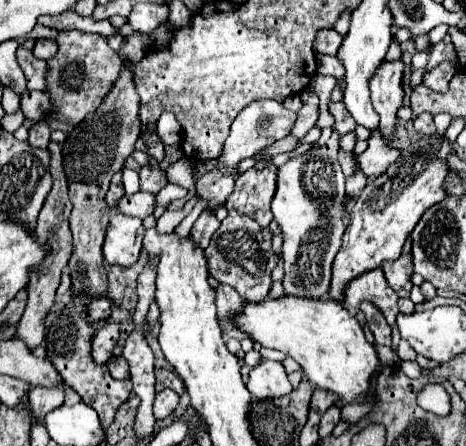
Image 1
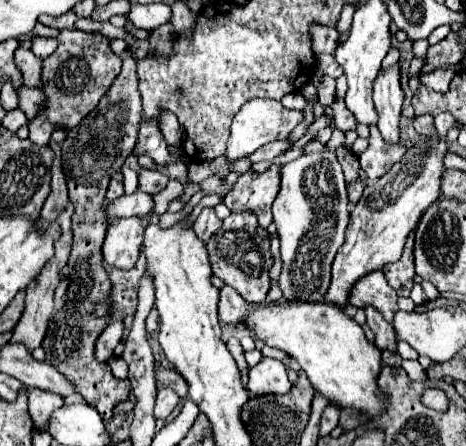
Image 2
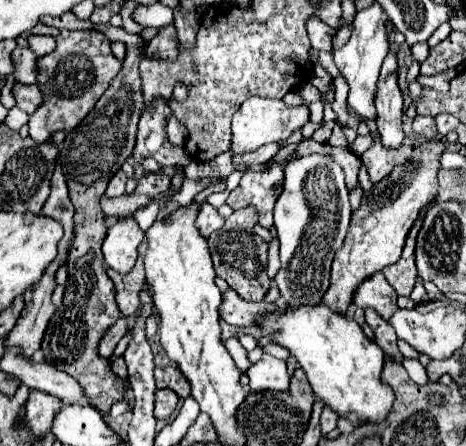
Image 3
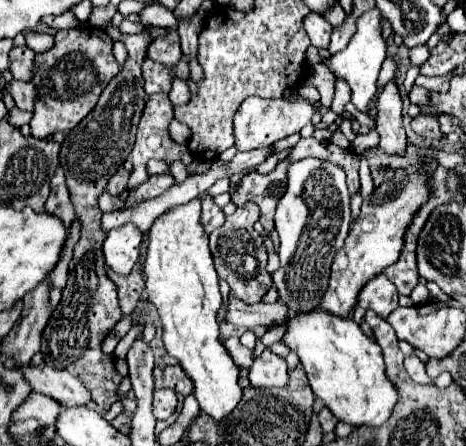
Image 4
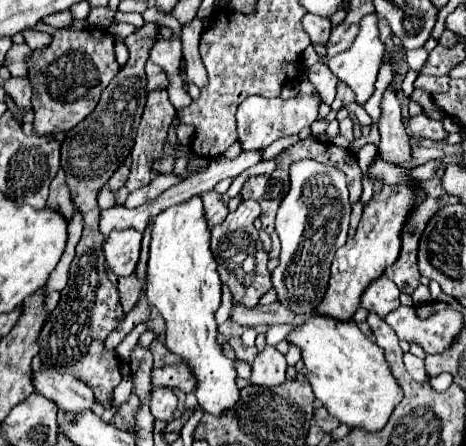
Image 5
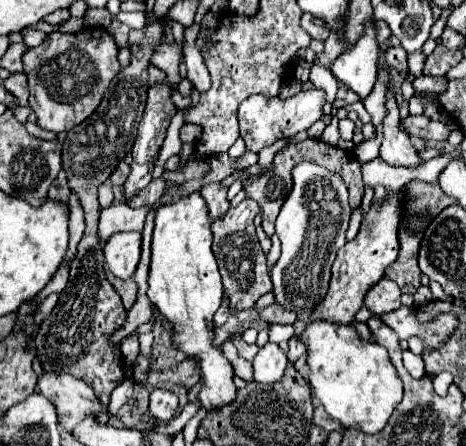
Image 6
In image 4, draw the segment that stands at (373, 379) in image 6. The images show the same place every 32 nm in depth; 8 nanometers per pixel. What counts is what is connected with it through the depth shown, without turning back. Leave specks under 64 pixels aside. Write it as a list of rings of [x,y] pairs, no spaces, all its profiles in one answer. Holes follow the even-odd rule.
[[[318,306],[310,312],[290,314],[284,320],[284,326],[286,326],[286,332],[282,336],[282,342],[298,354],[300,364],[308,376],[308,382],[310,382],[314,394],[324,402],[326,408],[330,408],[330,412],[336,418],[340,418],[352,426],[382,426],[388,420],[388,416],[398,400],[398,392],[384,374],[386,366],[384,366],[384,358],[382,358],[382,348],[374,340],[370,340],[352,318],[330,316],[330,312],[324,312],[324,308]]]

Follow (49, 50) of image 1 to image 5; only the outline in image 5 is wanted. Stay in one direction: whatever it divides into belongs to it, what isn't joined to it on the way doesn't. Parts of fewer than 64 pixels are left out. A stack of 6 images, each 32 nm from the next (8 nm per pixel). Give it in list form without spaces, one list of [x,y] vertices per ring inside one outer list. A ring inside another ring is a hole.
[[[24,30],[22,34],[24,34],[24,38],[26,38],[26,44],[28,44],[32,50],[46,48],[46,46],[52,42],[52,36],[50,36],[50,34],[42,34],[42,32],[36,32],[36,30]]]

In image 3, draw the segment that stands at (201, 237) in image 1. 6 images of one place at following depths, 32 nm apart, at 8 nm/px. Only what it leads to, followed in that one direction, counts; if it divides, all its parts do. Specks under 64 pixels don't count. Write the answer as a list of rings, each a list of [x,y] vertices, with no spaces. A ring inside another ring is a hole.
[[[202,204],[200,214],[196,218],[196,228],[200,232],[200,236],[208,238],[212,232],[216,232],[220,226],[224,226],[224,218],[218,216],[216,208],[210,204]]]

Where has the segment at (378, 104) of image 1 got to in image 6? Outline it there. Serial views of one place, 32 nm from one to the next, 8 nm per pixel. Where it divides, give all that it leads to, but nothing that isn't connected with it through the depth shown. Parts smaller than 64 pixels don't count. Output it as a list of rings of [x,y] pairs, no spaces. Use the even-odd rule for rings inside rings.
[[[392,92],[386,94],[386,116],[382,120],[384,140],[380,144],[380,158],[392,166],[418,166],[420,158],[410,142],[410,136],[400,128],[400,110]]]

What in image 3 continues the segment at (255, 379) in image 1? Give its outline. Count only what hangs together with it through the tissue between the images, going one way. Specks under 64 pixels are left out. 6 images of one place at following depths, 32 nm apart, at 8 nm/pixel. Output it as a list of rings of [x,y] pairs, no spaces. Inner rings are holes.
[[[264,354],[260,362],[256,362],[248,368],[246,374],[250,378],[248,386],[252,392],[264,392],[264,390],[286,392],[290,386],[286,362],[270,356],[270,354]]]

